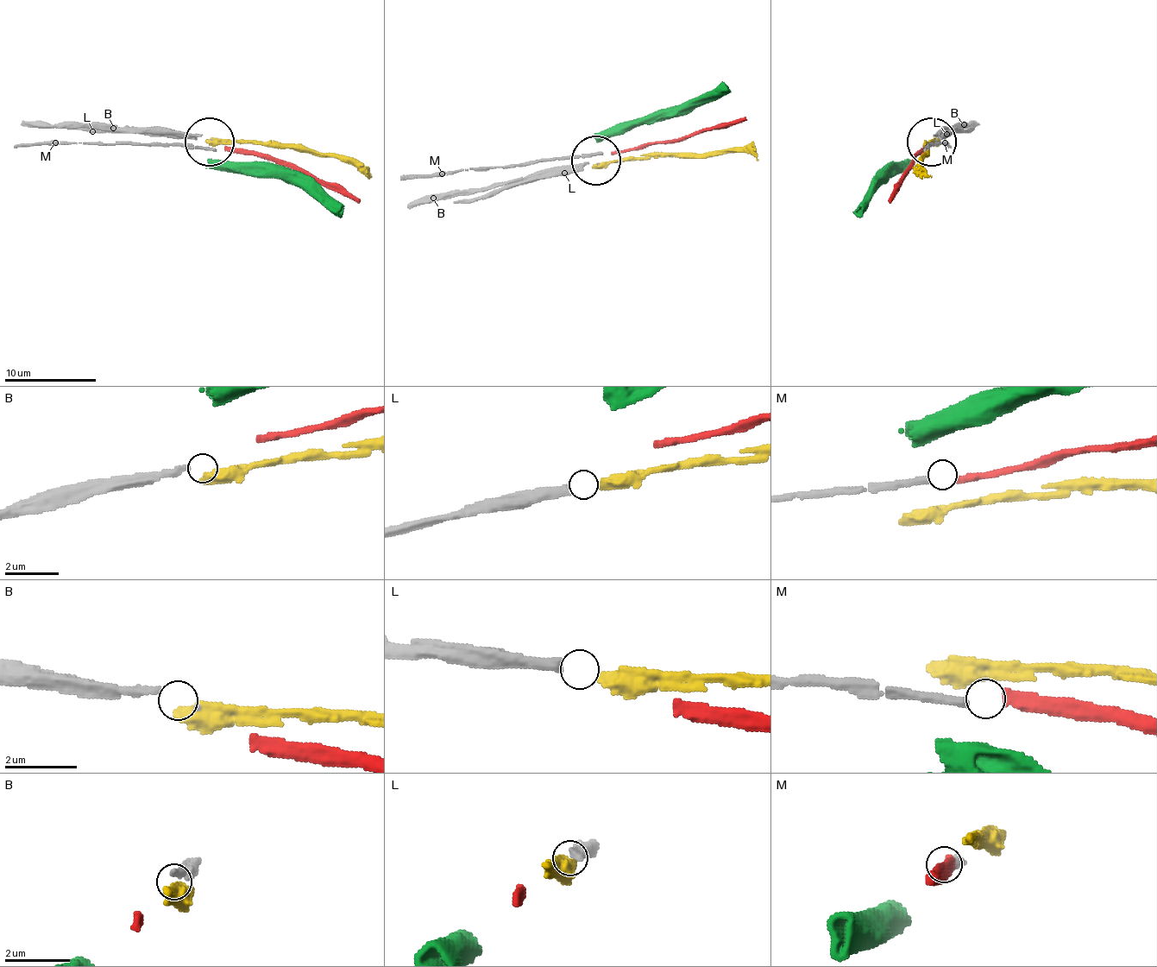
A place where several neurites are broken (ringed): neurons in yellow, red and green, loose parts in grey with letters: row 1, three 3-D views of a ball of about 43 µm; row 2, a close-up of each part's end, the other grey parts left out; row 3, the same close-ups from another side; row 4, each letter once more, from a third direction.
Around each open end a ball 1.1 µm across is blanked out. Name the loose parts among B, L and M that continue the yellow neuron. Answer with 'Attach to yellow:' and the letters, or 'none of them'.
Attach to yellow: L

